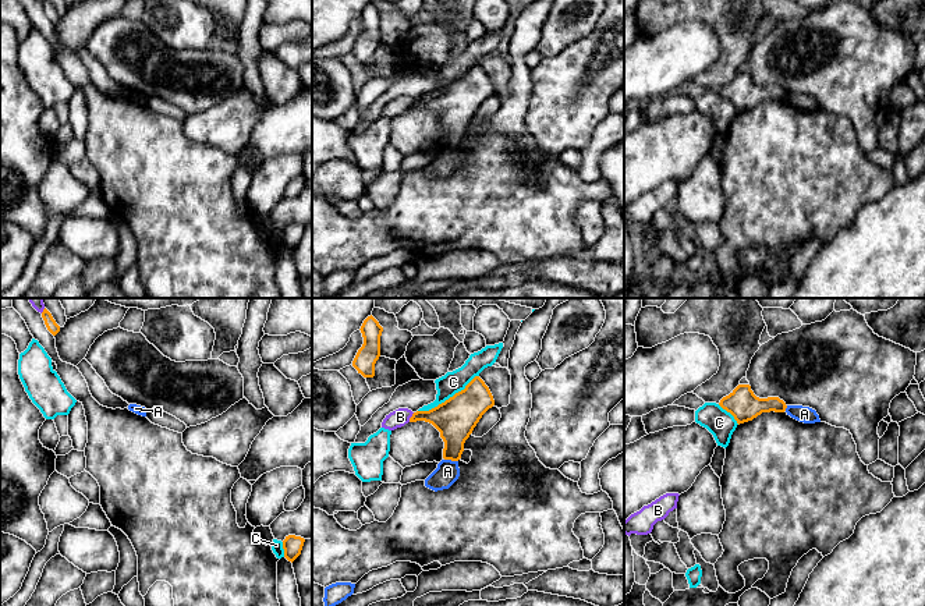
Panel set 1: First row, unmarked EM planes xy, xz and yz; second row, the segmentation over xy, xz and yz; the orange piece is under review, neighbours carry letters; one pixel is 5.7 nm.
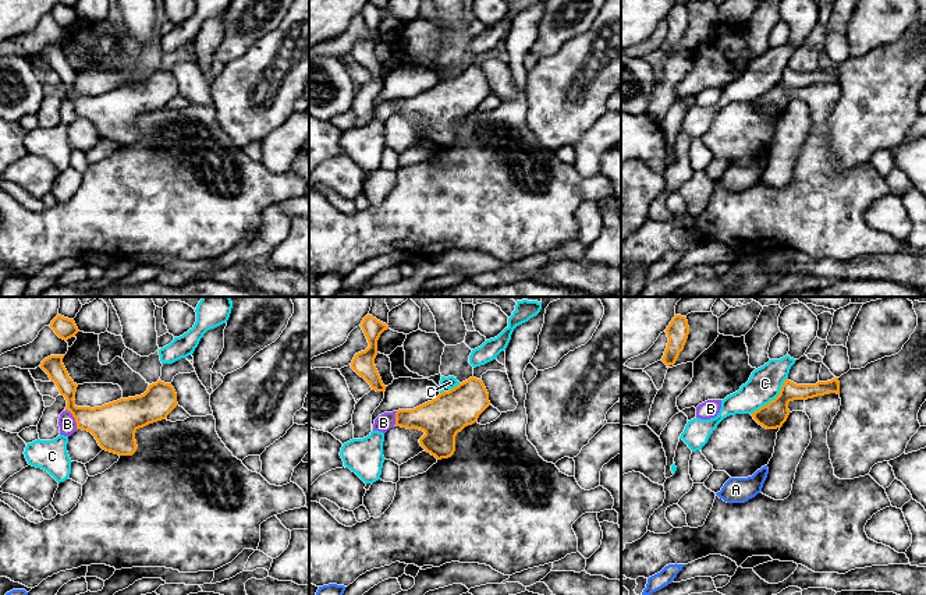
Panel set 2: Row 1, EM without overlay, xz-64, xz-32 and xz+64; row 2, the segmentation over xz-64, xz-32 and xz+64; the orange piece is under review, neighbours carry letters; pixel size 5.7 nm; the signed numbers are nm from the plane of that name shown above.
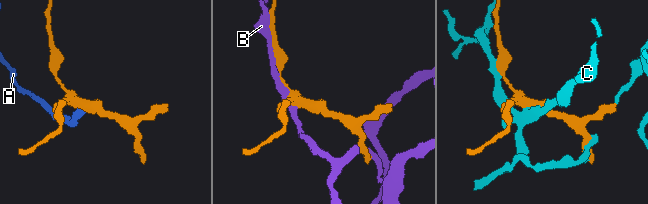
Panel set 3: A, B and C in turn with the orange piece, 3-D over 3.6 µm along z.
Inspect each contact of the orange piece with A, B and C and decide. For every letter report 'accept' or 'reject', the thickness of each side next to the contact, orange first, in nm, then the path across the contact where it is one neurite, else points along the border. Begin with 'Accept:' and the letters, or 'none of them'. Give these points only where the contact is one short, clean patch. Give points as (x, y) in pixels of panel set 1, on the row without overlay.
Accept: none of them
A: reject; 240 nm thick on the orange side, 140 nm on the other; border along xz (445, 146), (457, 149)
B: reject; 240 nm thick on the orange side, 100 nm on the other
C: reject; 240 nm thick on the orange side, 130 nm on the other

